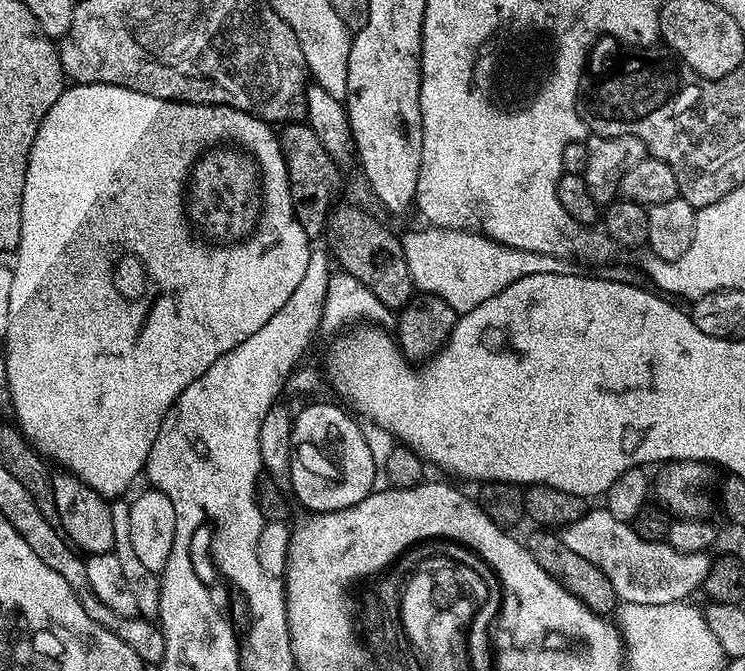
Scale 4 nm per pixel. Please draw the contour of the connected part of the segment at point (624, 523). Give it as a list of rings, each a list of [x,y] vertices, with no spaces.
[[[600,506],[585,511],[578,522],[570,522],[559,529],[561,542],[570,546],[574,554],[586,558],[586,562],[594,562],[610,578],[610,586],[614,586],[617,601],[626,604],[645,604],[646,606],[662,606],[663,604],[678,604],[689,599],[691,592],[699,593],[708,572],[712,569],[713,557],[708,552],[698,554],[682,554],[674,550],[663,540],[647,540],[637,534],[635,527],[627,520],[614,518],[607,507]]]

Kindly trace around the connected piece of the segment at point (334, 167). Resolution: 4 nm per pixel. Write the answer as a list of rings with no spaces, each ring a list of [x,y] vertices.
[[[288,122],[279,129],[280,145],[288,167],[288,185],[292,195],[292,213],[310,238],[323,237],[328,230],[328,218],[340,192],[341,165],[322,146],[322,138],[314,134],[307,122]]]

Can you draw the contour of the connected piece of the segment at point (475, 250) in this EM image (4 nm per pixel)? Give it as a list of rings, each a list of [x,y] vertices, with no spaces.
[[[423,227],[402,236],[410,278],[421,293],[442,298],[442,302],[446,302],[458,314],[482,306],[486,298],[494,298],[494,294],[506,290],[506,286],[518,282],[518,278],[530,278],[530,274],[578,272],[577,266],[568,264],[572,262],[563,257],[511,248],[476,230]]]

